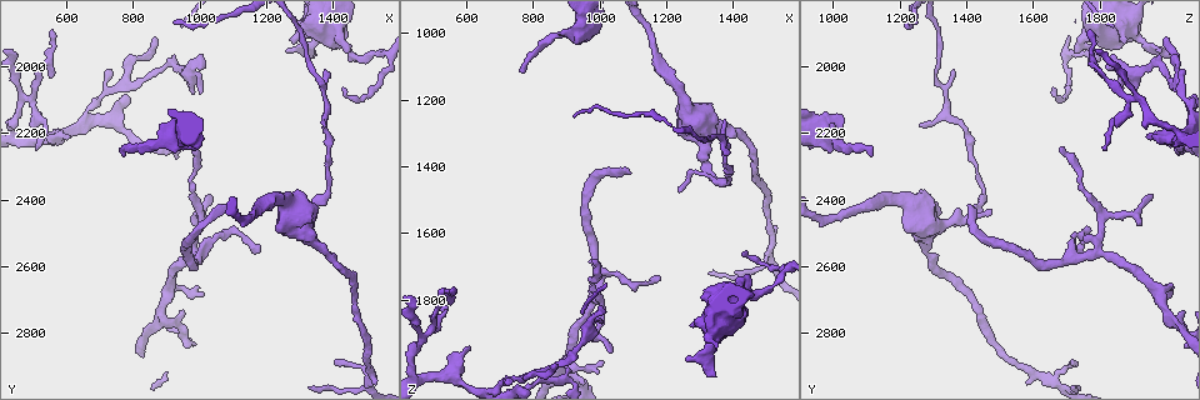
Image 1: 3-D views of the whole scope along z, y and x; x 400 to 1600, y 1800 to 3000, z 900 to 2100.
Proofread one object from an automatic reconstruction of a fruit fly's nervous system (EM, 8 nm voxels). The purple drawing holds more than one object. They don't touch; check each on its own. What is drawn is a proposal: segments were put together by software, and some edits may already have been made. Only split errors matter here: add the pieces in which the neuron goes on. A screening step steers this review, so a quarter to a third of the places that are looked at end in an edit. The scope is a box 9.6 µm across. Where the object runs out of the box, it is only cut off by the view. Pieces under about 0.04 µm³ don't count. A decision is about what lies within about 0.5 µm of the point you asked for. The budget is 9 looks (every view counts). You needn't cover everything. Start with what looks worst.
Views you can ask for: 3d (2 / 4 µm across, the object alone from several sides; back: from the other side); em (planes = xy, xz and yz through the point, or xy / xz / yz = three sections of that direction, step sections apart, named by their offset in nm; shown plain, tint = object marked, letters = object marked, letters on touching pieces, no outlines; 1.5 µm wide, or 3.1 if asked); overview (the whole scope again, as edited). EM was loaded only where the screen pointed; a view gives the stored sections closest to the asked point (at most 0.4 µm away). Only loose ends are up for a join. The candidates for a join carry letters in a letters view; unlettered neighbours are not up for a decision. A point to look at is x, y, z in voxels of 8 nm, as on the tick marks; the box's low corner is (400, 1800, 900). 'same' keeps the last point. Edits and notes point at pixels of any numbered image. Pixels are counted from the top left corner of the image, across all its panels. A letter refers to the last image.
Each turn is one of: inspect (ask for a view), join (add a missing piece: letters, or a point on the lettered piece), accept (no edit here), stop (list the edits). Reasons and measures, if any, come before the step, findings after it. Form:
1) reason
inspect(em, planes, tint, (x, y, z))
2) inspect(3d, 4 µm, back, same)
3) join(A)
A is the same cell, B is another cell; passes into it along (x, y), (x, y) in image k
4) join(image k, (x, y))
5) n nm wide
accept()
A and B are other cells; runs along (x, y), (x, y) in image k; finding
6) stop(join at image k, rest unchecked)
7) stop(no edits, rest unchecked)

end of a long branch
inspect(3d, 2 µm, (1090, 2430, 1420))

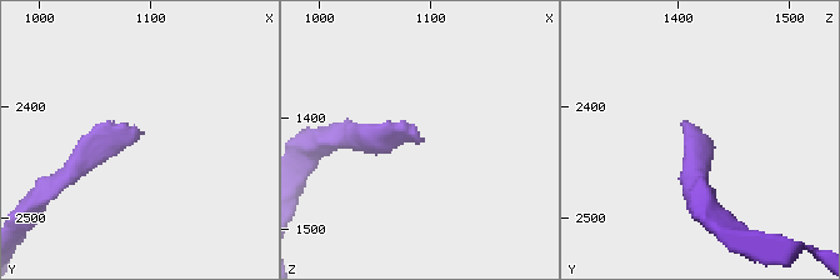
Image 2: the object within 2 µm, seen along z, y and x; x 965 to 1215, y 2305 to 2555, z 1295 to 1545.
now the EM
inspect(em, yz, step 8, letters, (1088, 2420, 1420))

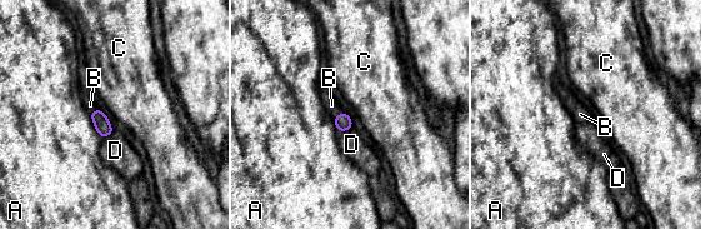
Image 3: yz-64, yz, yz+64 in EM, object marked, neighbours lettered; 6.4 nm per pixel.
join(image 3, (331, 105))
B is the same cell, A, C and D are other cells; passes into it along (343, 122), (340, 114), (331, 105) in image 3; the neuron continues

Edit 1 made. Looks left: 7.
an open end
inspect(3d, 2 µm, (1380, 2180, 1270))

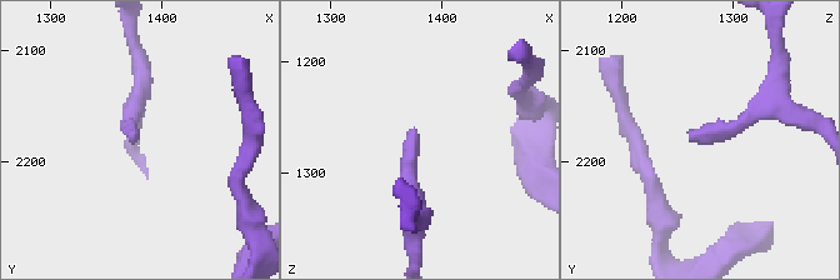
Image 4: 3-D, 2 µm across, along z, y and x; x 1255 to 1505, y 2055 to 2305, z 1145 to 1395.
need the tissue
inspect(em, planes, letters, (1374, 2182, 1262))

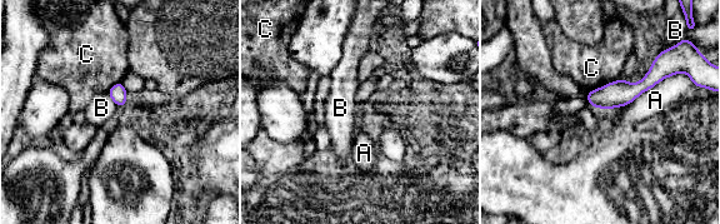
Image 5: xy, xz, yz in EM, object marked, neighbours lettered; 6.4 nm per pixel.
accept()
A, B and C are other cells; runs along (659, 76), (628, 93), (590, 98) in image 5; none of them fits

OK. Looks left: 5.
free end
inspect(3d, 4 µm, (1350, 1960, 2030))

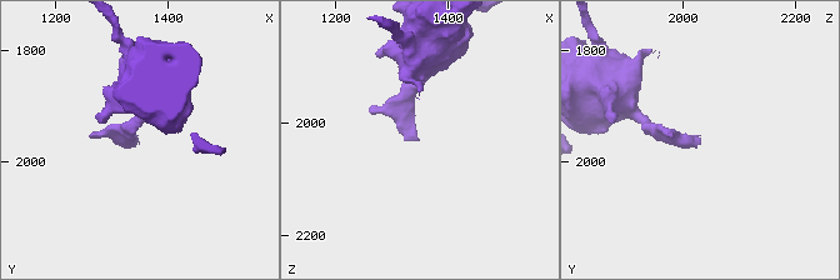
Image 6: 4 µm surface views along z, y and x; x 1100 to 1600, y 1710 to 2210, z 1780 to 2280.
inspect(em, planes, letters, (1350, 1965, 2035))

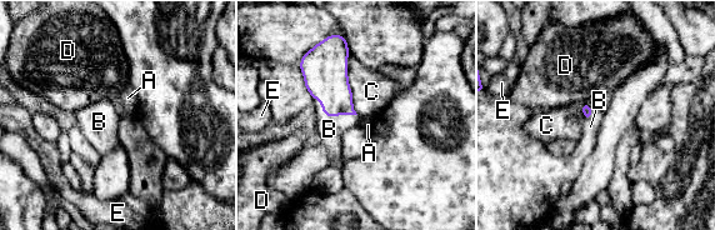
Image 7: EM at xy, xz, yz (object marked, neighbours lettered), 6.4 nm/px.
join(image 7, (329, 129))
B is the same cell, A, C, D and E are other cells; it goes on there

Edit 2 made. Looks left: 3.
stop(join at image 3, join at image 7, rest unchecked)

